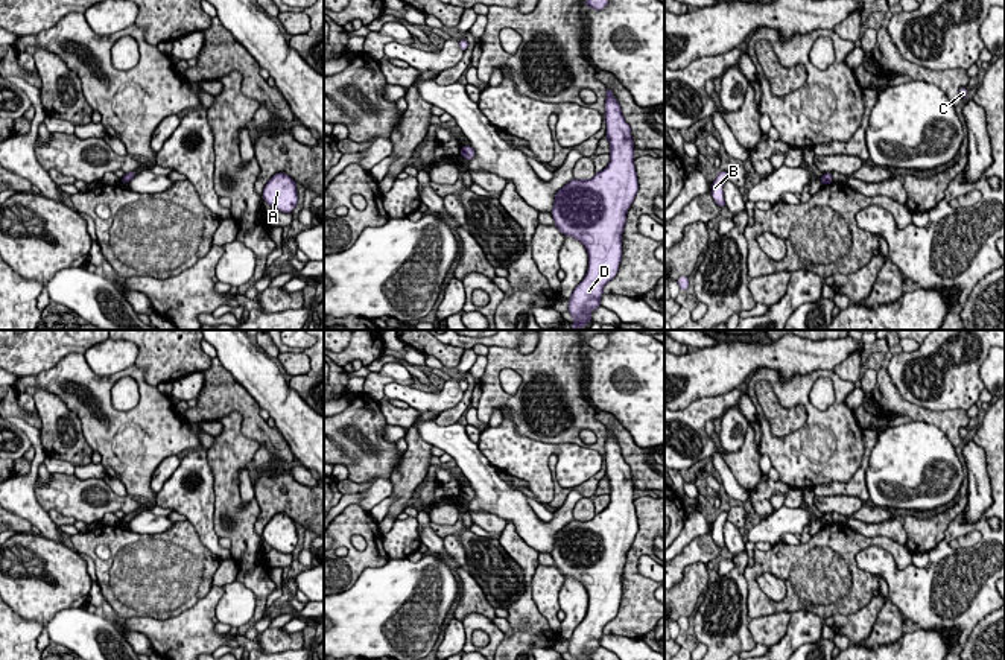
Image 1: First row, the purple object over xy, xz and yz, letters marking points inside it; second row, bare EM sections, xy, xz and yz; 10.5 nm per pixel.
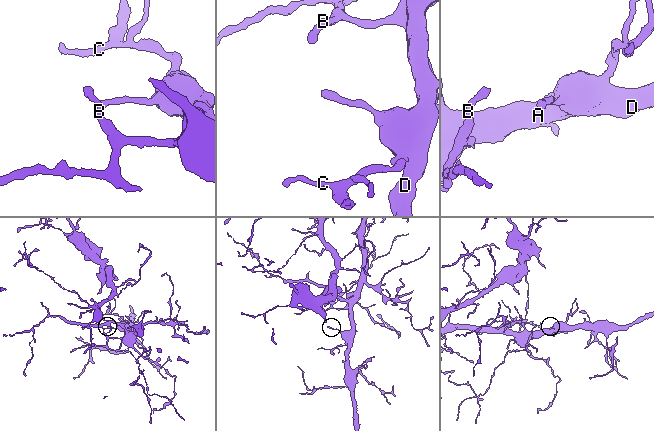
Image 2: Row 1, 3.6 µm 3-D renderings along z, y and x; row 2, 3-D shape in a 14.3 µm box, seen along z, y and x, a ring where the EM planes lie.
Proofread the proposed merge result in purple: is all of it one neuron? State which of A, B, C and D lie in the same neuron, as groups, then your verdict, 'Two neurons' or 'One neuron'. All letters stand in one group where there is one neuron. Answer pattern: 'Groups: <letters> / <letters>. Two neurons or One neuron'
Groups: A B C D. One neuron

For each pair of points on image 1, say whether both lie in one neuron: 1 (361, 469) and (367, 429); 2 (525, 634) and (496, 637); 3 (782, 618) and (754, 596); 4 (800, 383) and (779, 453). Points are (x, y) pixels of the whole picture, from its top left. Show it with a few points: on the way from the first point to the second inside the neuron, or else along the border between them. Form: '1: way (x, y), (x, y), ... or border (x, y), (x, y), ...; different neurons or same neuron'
1: way (365, 460), (365, 438); same neuron
2: border (505, 634), (499, 644); different neurons
3: border (789, 612), (774, 612), (750, 619); different neurons
4: way (806, 402), (811, 408), (811, 420), (795, 435); same neuron

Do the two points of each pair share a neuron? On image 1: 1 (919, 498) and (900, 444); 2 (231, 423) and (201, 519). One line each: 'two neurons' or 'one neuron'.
1: one neuron
2: two neurons

